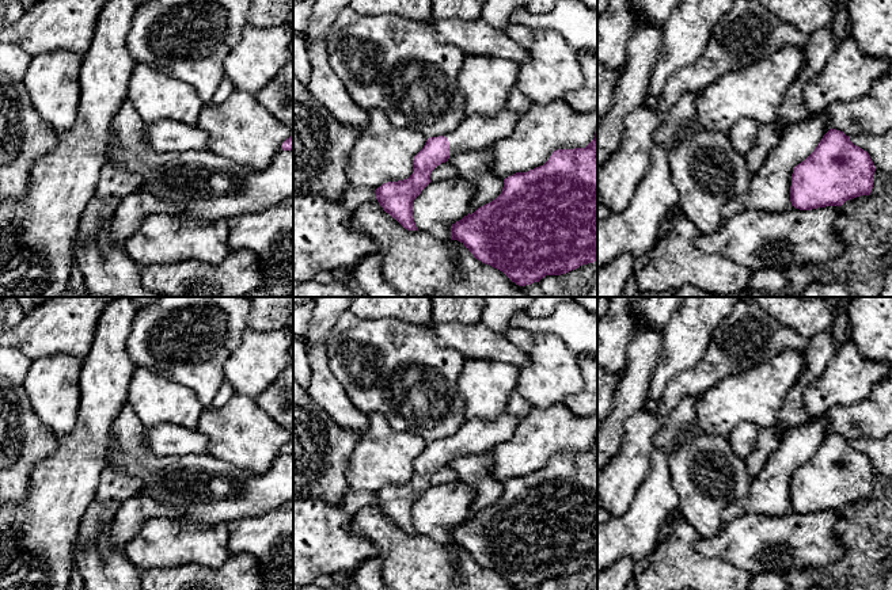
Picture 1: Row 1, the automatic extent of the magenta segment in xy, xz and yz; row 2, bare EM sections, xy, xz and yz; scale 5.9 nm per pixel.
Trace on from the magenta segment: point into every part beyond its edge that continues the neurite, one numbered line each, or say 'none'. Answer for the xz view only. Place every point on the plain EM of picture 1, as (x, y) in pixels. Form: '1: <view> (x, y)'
1: xz (475, 436)

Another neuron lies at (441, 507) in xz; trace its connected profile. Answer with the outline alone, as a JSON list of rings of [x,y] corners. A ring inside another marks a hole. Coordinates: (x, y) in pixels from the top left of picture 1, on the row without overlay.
[[[460,480],[430,486],[413,505],[417,533],[449,544],[451,530],[470,517],[472,499],[472,490]]]

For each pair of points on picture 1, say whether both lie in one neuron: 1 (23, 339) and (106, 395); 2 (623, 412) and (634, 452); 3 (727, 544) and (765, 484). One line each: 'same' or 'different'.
1: different
2: different
3: different

